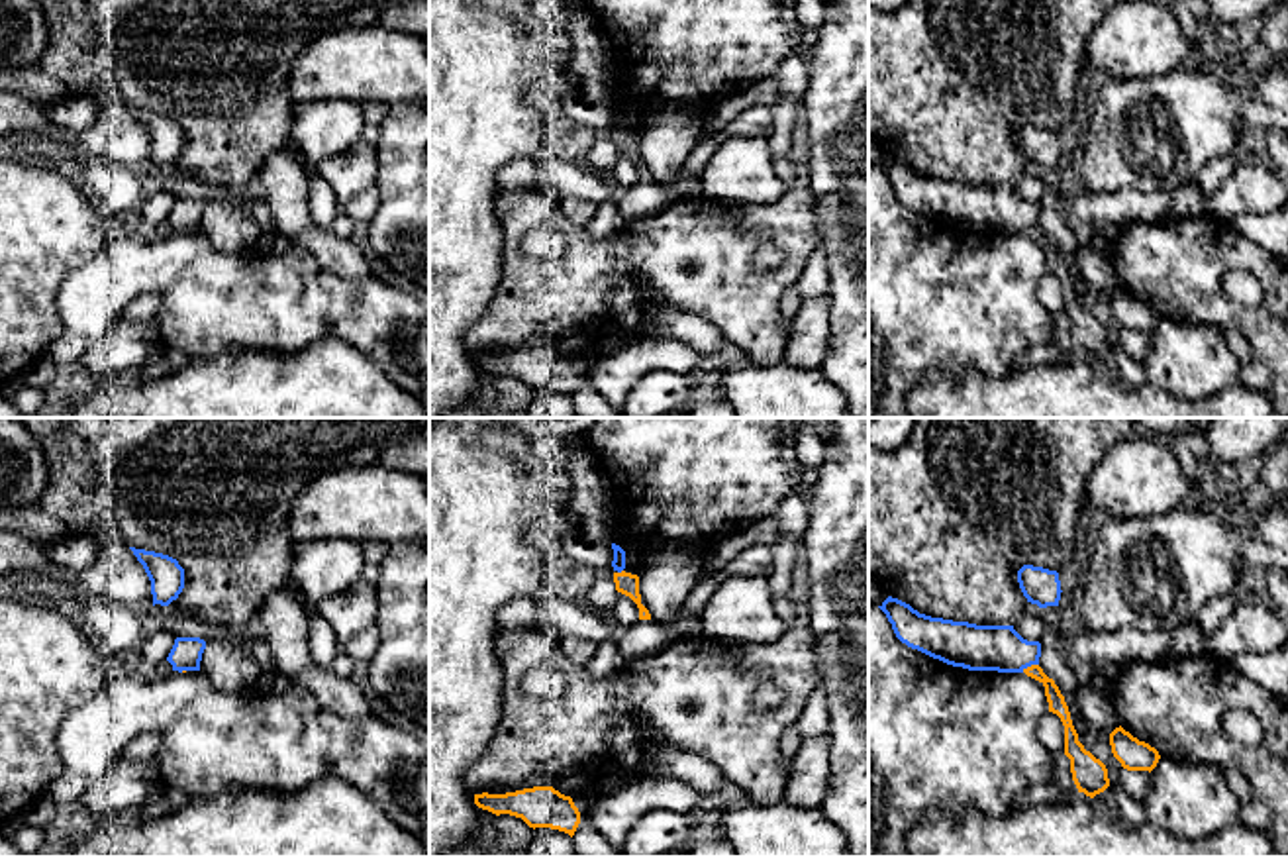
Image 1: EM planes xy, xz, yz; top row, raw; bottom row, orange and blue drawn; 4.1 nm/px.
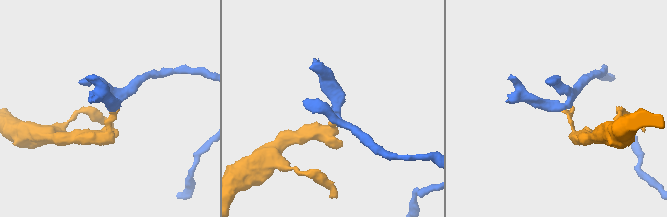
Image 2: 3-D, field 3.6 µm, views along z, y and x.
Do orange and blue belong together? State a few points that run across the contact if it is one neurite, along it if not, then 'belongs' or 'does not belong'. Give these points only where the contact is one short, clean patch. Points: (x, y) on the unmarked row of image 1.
line yz (1057, 265), (1049, 246), (1032, 226), (1000, 208), (977, 208); belongs

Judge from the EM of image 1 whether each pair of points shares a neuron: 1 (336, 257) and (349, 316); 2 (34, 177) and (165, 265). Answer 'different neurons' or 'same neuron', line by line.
1: different neurons
2: different neurons

